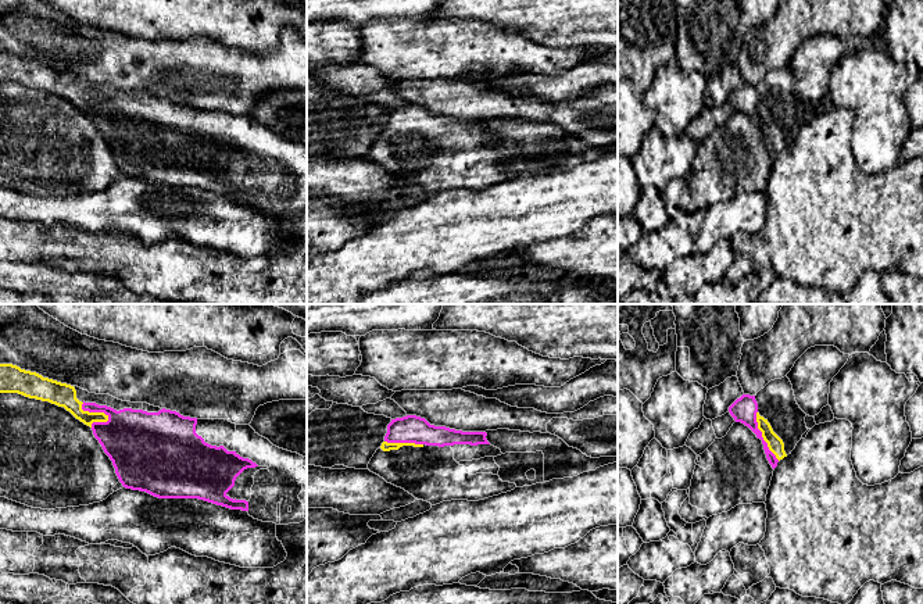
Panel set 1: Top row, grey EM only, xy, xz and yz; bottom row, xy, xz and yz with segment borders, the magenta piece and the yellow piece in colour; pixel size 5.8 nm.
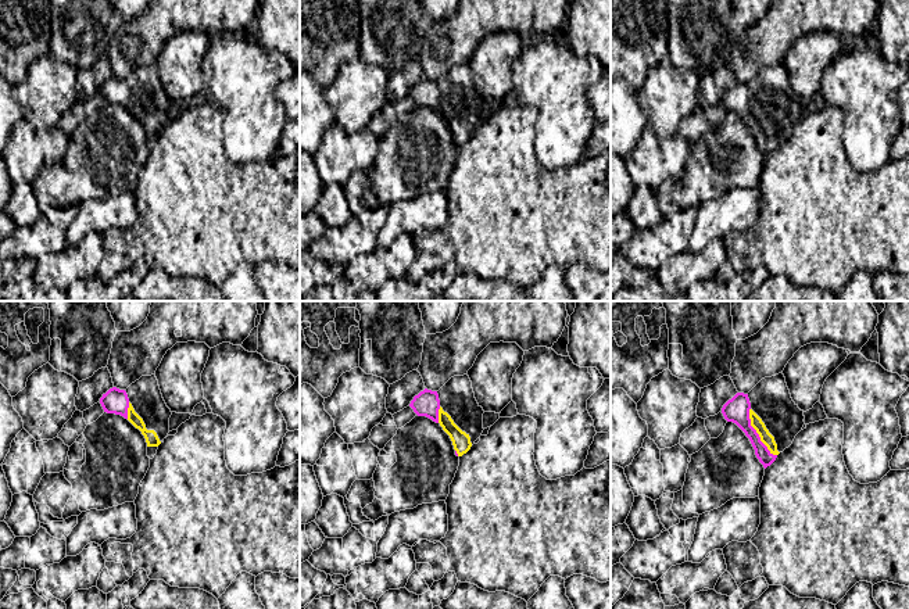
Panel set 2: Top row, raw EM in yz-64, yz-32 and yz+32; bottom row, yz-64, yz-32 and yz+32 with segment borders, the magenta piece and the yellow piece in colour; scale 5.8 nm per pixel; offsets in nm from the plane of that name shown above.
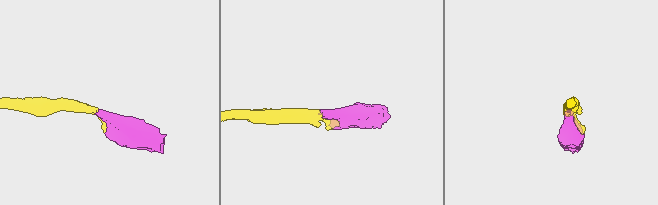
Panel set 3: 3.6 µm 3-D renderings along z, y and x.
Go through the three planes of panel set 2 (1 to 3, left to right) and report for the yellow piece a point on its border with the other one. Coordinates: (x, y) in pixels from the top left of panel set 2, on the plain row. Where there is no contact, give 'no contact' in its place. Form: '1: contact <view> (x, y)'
1: contact yz-64 (126, 100)
2: contact yz-32 (437, 104)
3: contact yz+32 (757, 122)

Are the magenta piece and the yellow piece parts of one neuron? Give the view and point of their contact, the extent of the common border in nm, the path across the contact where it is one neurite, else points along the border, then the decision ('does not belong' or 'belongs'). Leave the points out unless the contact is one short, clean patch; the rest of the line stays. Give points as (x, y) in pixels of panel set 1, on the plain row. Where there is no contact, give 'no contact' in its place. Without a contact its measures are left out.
xy (95, 100) | 190 nm | belongs

